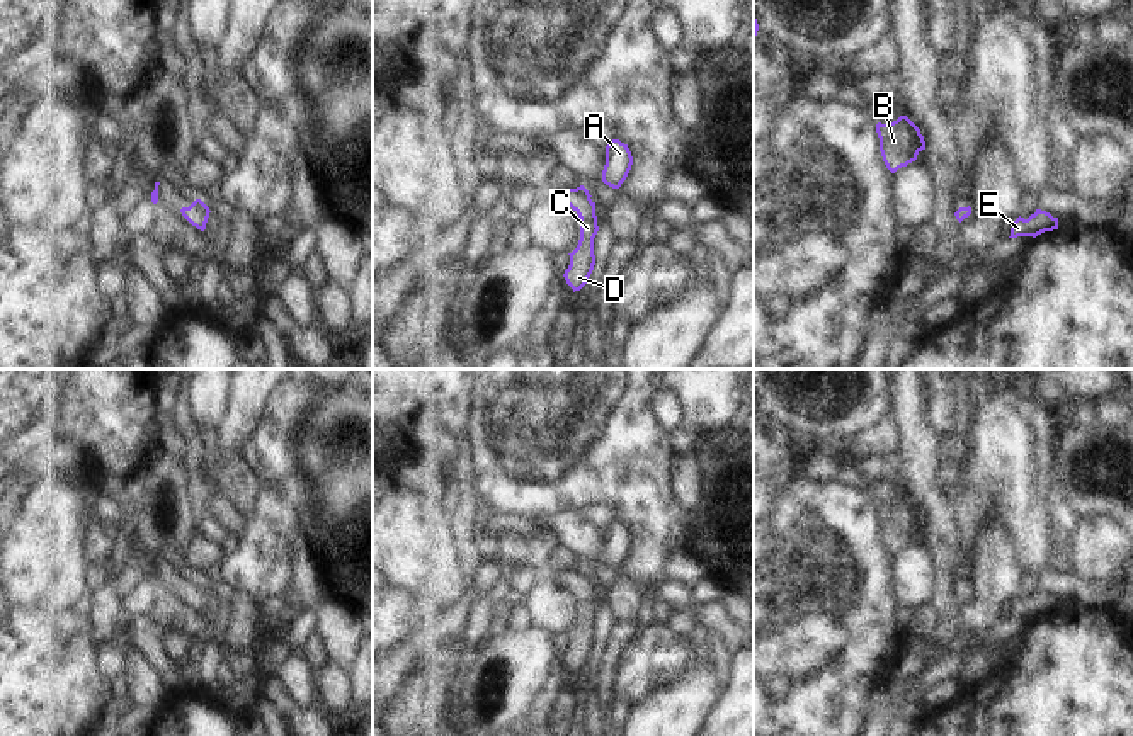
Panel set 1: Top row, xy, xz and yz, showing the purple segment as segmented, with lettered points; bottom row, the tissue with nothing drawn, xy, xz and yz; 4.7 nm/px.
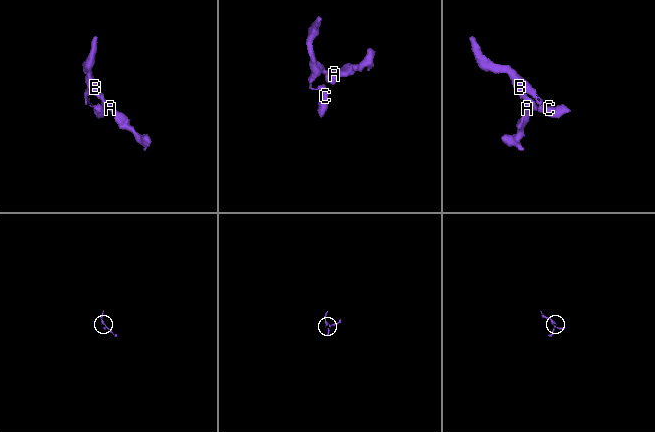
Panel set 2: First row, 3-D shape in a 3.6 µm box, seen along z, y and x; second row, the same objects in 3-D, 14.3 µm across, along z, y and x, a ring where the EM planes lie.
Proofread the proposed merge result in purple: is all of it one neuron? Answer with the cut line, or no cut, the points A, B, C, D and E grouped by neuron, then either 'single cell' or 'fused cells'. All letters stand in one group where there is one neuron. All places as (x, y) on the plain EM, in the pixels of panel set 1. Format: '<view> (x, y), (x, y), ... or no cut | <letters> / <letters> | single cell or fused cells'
no cut | A B C D E | single cell

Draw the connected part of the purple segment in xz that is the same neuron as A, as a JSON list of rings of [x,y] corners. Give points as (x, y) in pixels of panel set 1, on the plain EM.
[[[612,520],[606,527],[606,546],[602,551],[602,563],[612,569],[619,569],[626,561],[633,546],[633,537],[628,525]]]

